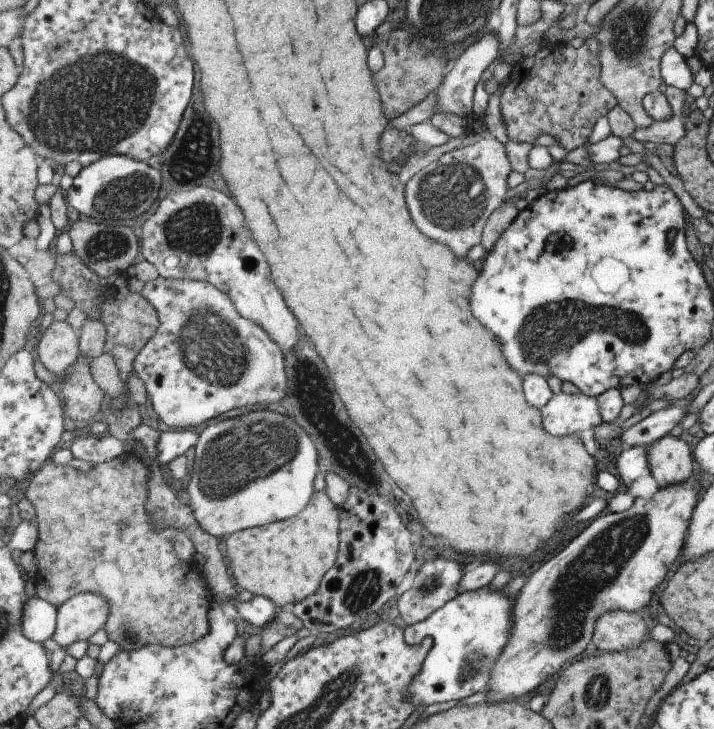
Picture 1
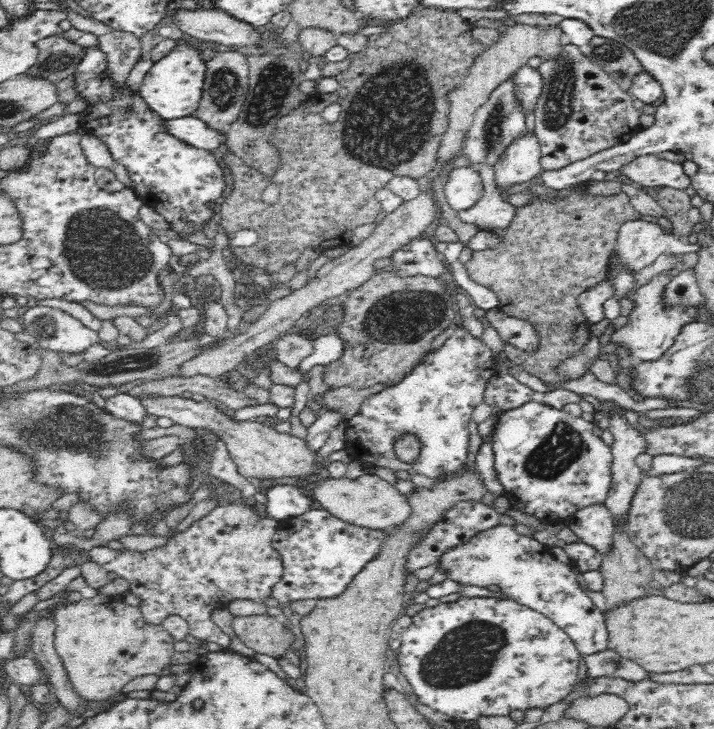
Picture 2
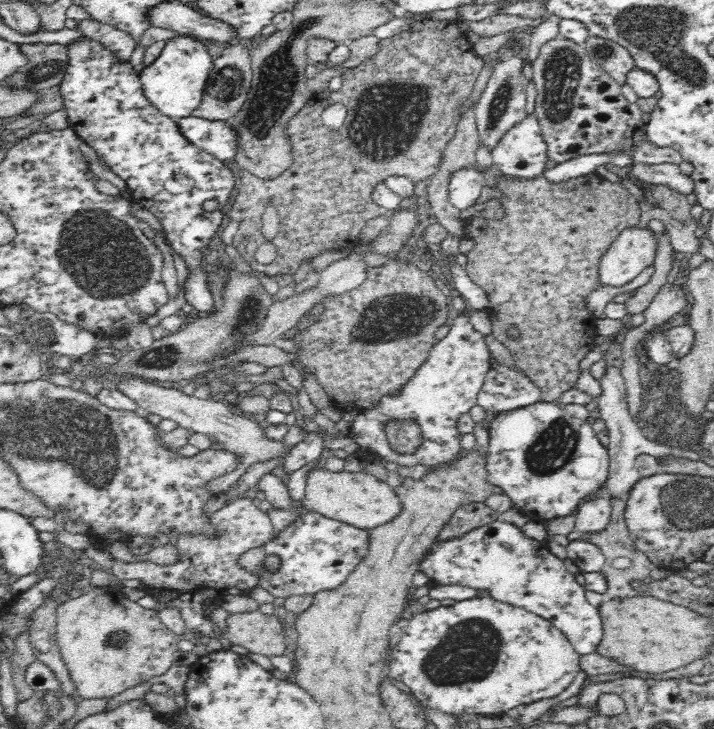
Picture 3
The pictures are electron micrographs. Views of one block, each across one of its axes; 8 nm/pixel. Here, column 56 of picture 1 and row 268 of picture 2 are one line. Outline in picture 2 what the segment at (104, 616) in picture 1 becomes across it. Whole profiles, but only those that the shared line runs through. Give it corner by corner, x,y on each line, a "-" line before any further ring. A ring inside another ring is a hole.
640,218
622,223
614,253
618,253
620,259
637,273
652,264
661,254
697,254
698,248
698,242
688,243
676,237
674,232
662,228
660,223
647,222

